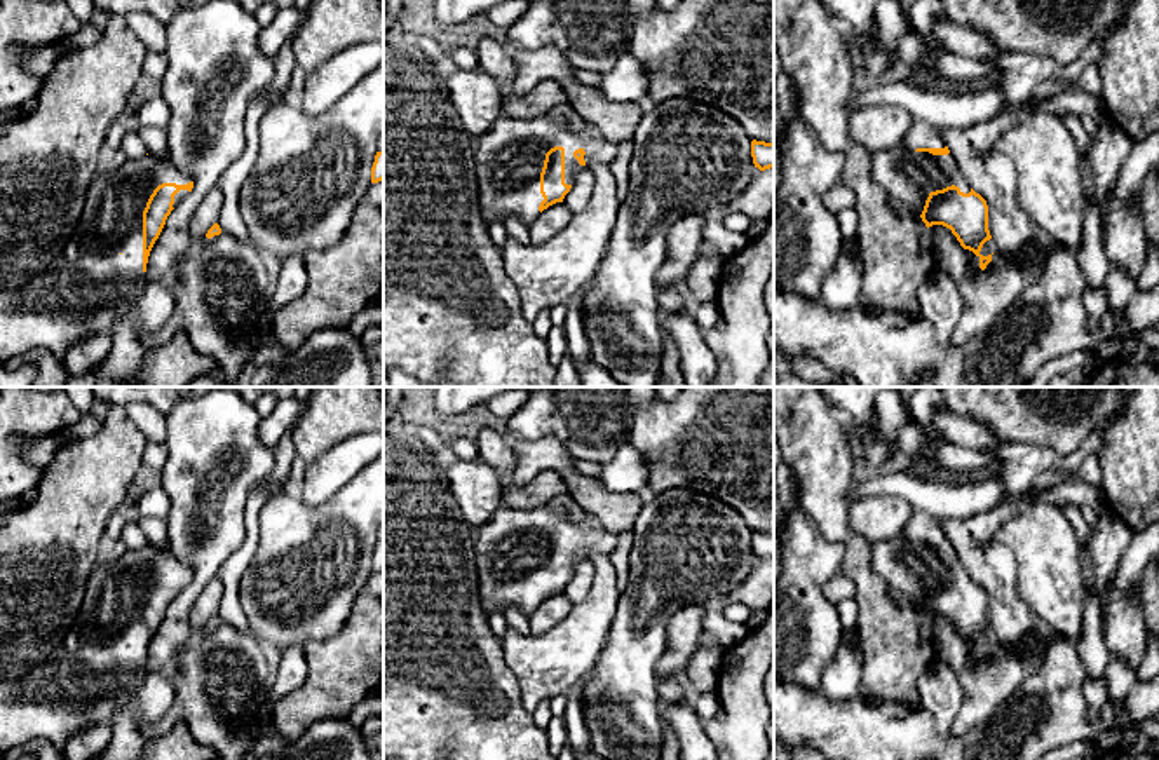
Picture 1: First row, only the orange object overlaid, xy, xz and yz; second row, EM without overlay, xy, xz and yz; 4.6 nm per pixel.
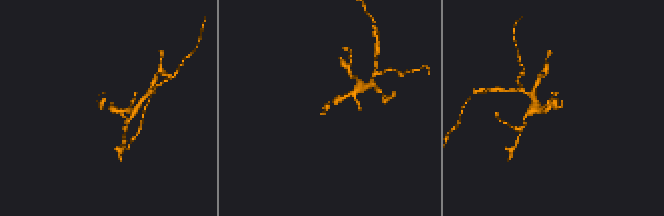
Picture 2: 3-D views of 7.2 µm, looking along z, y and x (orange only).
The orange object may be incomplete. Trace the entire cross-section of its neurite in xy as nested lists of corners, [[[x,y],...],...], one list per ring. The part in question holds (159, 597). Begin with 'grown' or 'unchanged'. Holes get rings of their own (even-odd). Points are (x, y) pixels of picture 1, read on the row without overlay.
grown | [[[145,546],[127,549],[113,563],[99,561],[85,584],[80,612],[61,645],[37,668],[19,678],[0,680],[0,753],[21,744],[49,743],[64,753],[66,743],[77,732],[110,723],[143,685],[150,641],[159,629],[171,601],[192,582],[192,568],[164,549]]]

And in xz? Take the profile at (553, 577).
grown | [[[551,504],[539,509],[500,507],[493,518],[476,530],[476,573],[479,579],[481,603],[486,614],[505,612],[511,605],[526,615],[556,593],[563,593],[575,567],[589,556],[608,556],[617,546],[596,518],[586,514],[575,521]]]

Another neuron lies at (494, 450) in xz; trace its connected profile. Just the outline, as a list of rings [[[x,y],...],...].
[[[483,429],[476,439],[479,460],[495,467],[502,481],[502,506],[509,509],[539,509],[558,495],[568,492],[565,479],[554,469],[540,471],[525,486],[514,486],[516,455],[509,448],[504,434],[493,429]]]

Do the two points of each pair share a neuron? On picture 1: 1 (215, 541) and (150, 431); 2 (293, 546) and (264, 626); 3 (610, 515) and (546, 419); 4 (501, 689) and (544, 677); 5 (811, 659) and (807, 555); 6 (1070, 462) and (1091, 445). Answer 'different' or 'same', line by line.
1: different
2: same
3: different
4: different
5: same
6: same

